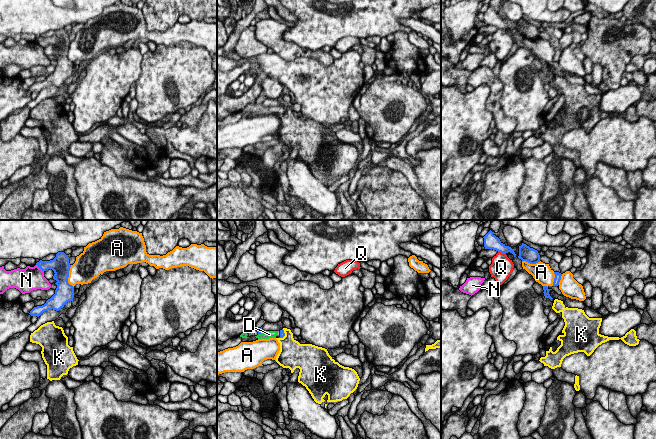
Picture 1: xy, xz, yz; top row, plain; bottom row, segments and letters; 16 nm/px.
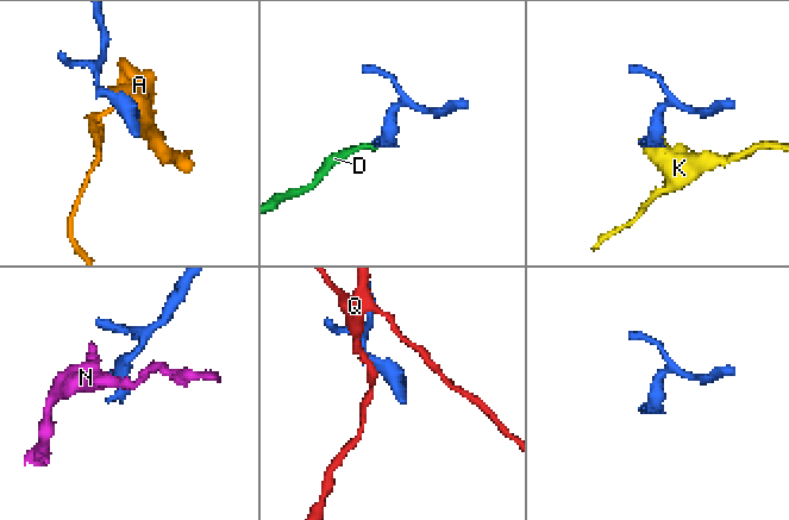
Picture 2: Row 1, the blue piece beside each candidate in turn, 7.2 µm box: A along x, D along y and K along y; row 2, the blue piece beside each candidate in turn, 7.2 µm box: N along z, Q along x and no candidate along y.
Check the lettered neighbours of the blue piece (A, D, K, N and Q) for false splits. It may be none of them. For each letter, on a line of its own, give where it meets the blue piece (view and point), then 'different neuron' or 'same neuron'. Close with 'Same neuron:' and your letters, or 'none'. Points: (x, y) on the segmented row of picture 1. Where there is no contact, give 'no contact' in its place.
A: xy (68, 276) | different neuron
D: xz (261, 333) | same neuron
K: xz (284, 335) | different neuron
N: xy (40, 268) | different neuron
Q: yz (502, 252) | different neuron
Same neuron: D

